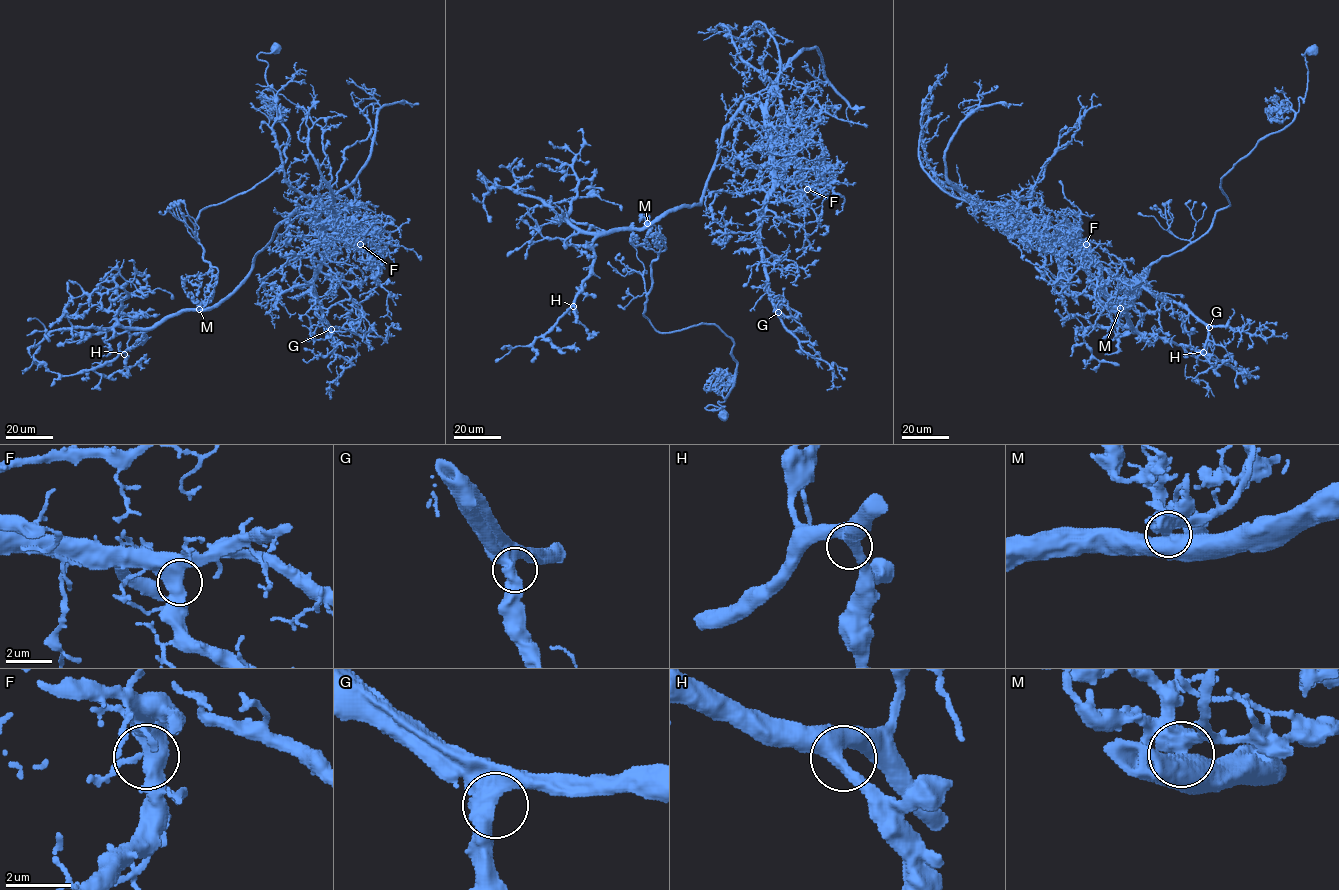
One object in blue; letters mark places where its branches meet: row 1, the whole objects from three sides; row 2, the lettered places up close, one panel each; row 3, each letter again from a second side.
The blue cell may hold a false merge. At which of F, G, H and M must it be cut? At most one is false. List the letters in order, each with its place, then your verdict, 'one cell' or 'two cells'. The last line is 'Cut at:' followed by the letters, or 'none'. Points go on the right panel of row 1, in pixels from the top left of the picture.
F: at (1086, 244); one cell
G: at (1209, 327); one cell
H: at (1203, 352); one cell
M: at (1120, 308); two cells
Cut at: M

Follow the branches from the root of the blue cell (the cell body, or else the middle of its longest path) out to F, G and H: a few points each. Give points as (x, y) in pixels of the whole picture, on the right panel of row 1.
F: (1312, 50), (1295, 118), (1221, 178), (1230, 205), (1157, 260), (1121, 307), (1094, 258), (996, 208), (1086, 244)
G: (1312, 50), (1295, 118), (1221, 178), (1230, 205), (1157, 260), (1121, 307), (1094, 258), (996, 208), (1209, 327)
H: (1312, 50), (1295, 118), (1221, 178), (1230, 205), (1122, 303), (1138, 332), (1203, 352)

